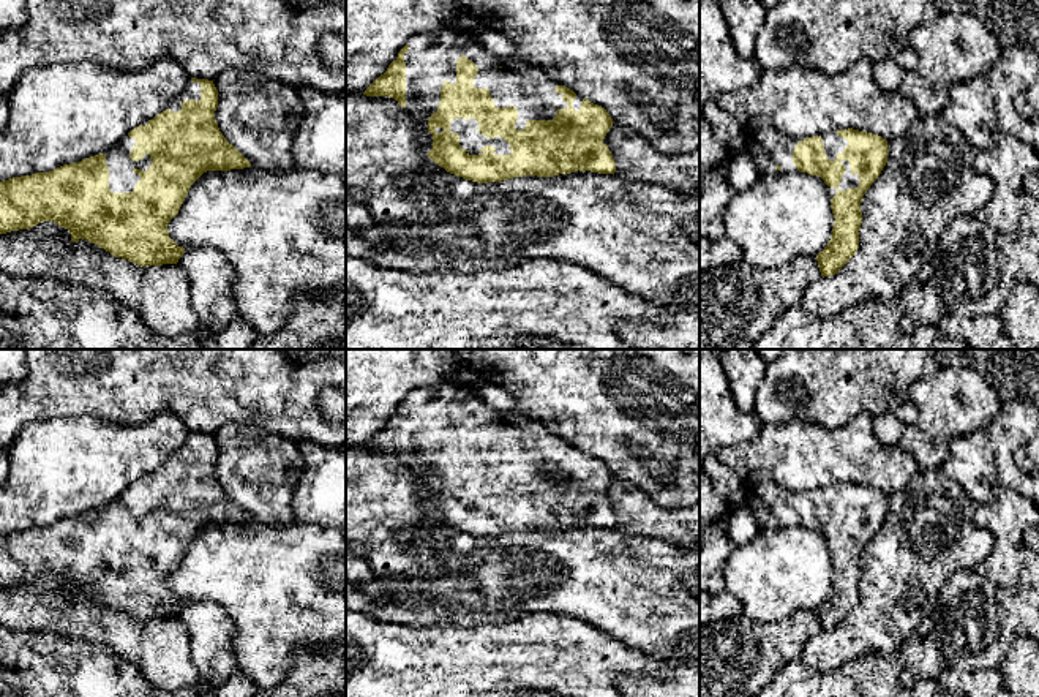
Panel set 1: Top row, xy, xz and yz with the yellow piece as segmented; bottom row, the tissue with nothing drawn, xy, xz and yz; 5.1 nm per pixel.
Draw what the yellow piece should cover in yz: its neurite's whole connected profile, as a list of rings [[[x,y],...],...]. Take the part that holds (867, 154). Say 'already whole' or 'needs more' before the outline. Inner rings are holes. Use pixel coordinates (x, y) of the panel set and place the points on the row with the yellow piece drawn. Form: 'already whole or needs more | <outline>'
needs more | [[[764,128],[747,134],[747,150],[752,153],[760,174],[807,172],[824,180],[835,221],[829,245],[816,254],[816,261],[821,277],[835,275],[859,248],[862,196],[887,163],[887,141],[878,134],[853,128],[805,139],[791,139],[772,128]]]

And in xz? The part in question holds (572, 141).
needs more | [[[455,28],[412,36],[363,95],[390,96],[411,114],[425,114],[433,134],[428,158],[466,180],[488,183],[575,171],[616,172],[603,142],[614,123],[605,107],[581,98],[527,57],[496,57]]]

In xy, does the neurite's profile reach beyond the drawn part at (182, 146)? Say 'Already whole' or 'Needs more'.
Needs more

